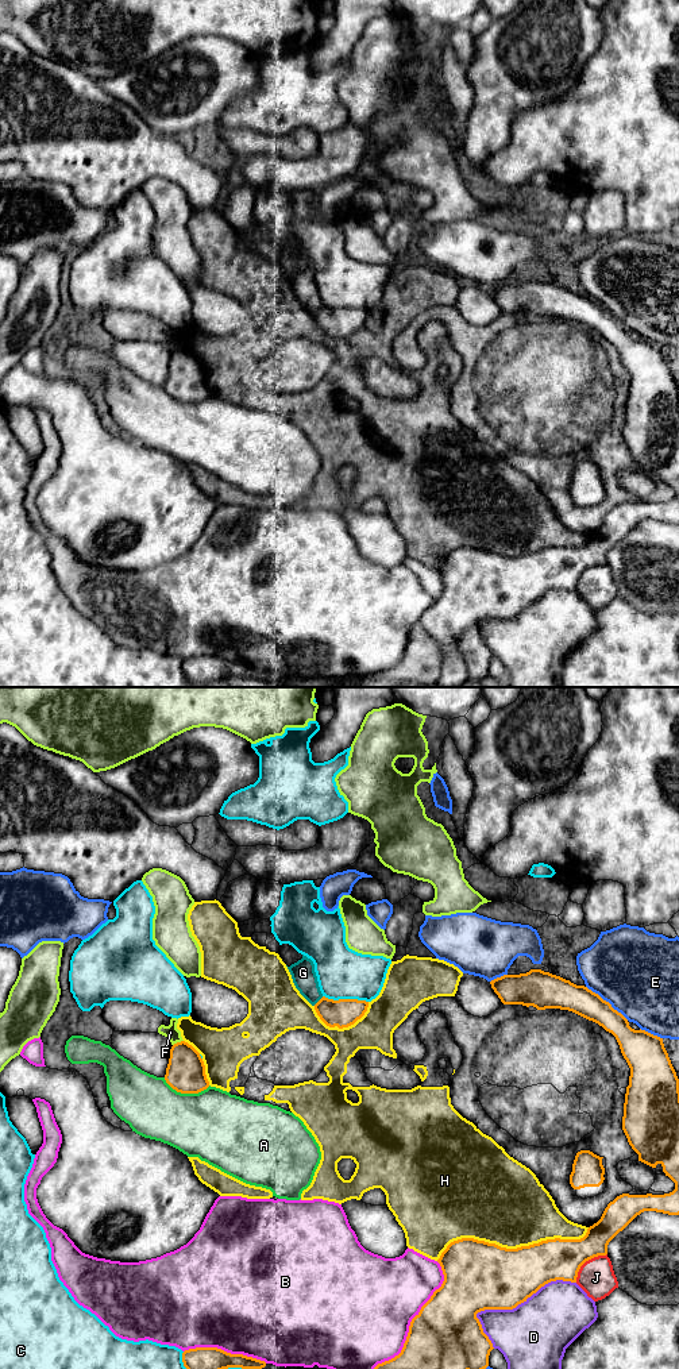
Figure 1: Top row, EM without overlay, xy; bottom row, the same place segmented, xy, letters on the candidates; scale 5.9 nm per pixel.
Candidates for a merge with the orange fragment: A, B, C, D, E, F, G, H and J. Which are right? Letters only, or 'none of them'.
none of them

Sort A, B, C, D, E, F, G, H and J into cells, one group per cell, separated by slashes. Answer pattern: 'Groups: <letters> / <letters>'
Groups: A / B / C / D / E / F / G H / J

